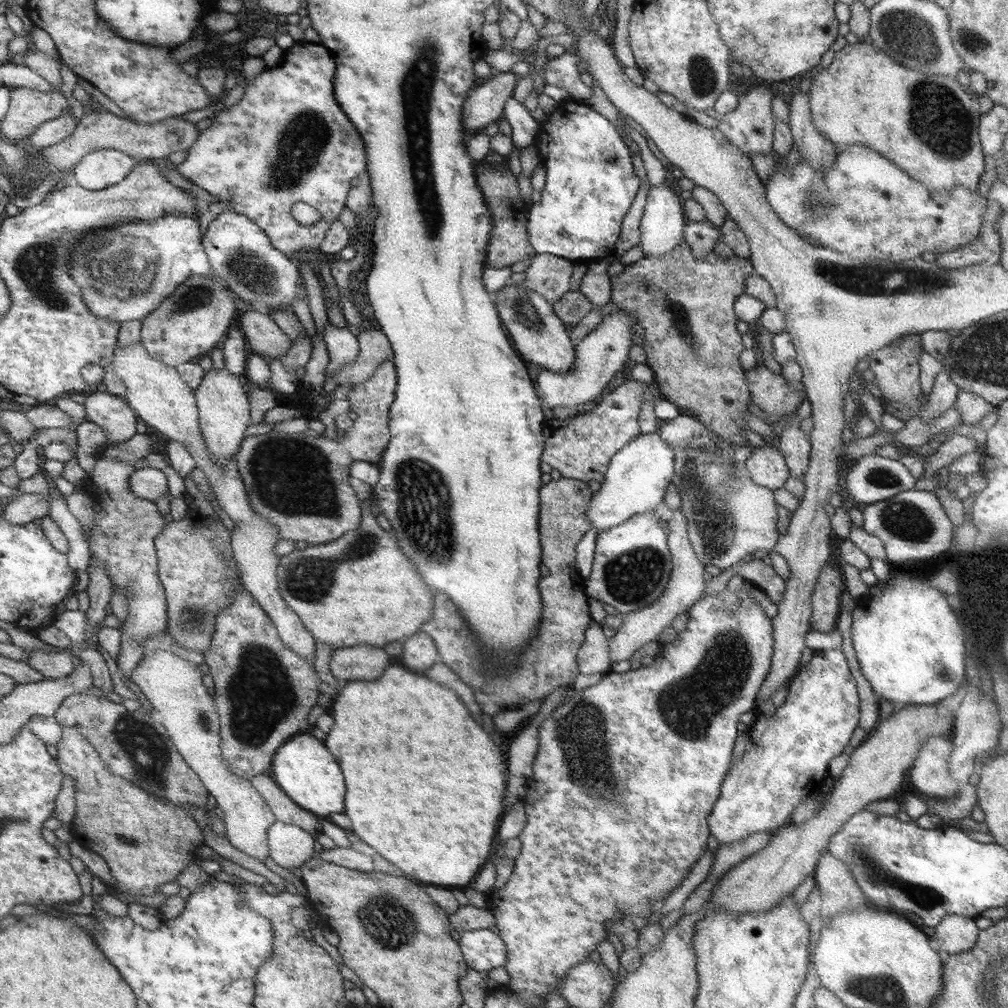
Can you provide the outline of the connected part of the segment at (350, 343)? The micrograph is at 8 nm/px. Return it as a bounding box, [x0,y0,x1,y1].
[323,323,359,380]

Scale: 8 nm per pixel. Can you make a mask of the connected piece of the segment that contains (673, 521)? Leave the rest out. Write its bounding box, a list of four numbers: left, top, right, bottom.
[608,507,706,664]

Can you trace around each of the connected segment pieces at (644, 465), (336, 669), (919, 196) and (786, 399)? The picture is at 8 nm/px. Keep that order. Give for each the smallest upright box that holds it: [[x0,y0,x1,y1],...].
[[587,433,673,531],[329,645,390,681],[761,144,988,262],[746,365,805,420]]

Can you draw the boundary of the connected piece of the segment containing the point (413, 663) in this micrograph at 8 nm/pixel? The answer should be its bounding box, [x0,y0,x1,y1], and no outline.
[401,630,438,674]

